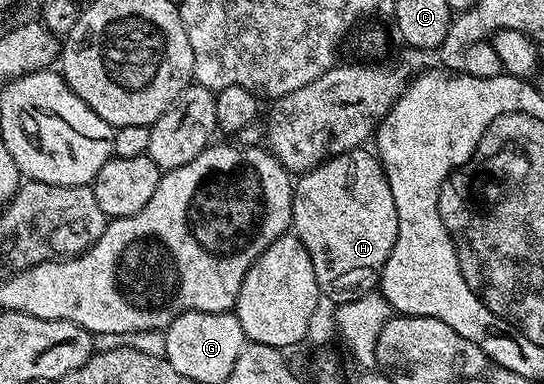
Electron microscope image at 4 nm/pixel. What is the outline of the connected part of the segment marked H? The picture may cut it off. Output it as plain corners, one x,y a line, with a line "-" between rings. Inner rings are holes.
359,147
352,151
344,151
340,155
330,157
326,161
320,161
314,168
301,174
293,182
294,198
292,199
292,232
294,236
304,243
304,251
308,251
308,259
312,259
312,271
316,271
316,283
319,294
323,298
338,297
337,299
351,299
369,293
379,284
384,263
388,263
388,255
392,255
392,247
396,247
398,238
398,216
396,215
396,199
392,199
392,187
388,183
386,173
382,169
382,163
369,148

